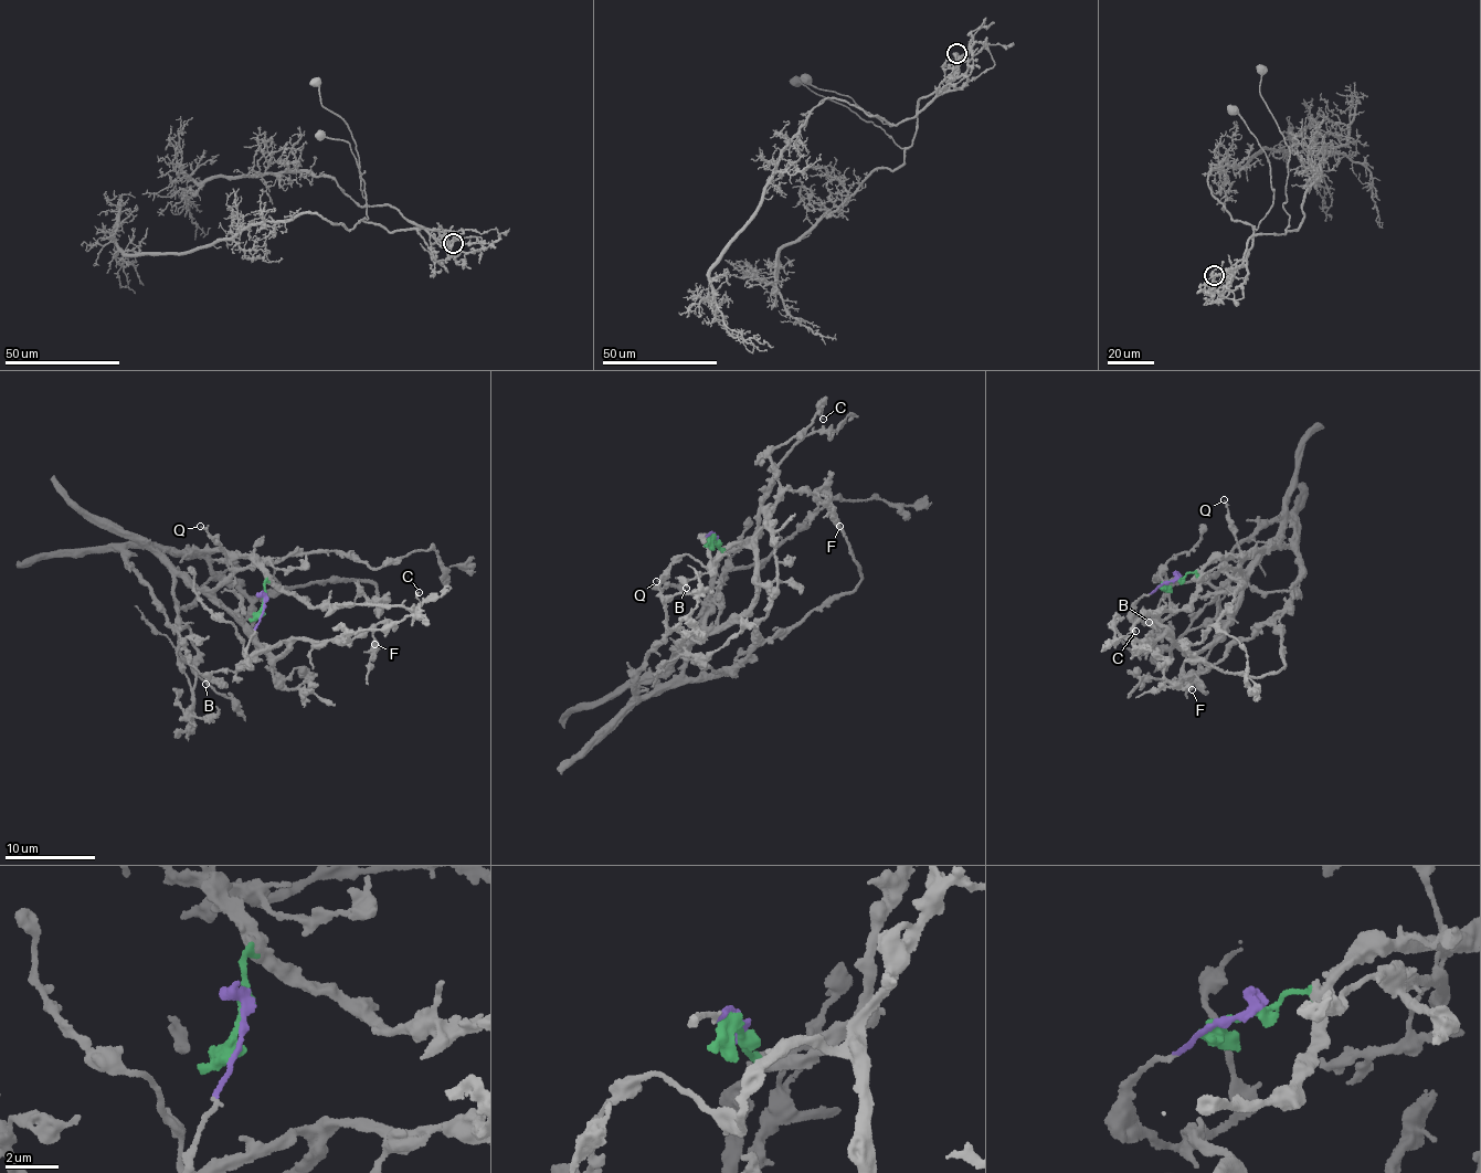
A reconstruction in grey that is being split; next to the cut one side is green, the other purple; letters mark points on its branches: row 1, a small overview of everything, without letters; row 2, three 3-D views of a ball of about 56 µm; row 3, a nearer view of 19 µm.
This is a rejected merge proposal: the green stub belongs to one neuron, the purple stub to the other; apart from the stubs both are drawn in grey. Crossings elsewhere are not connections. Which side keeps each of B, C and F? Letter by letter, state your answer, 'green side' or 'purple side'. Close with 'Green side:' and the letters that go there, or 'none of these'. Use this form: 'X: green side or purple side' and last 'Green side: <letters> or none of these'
B: purple side
C: purple side
F: purple side
Green side: none of these

